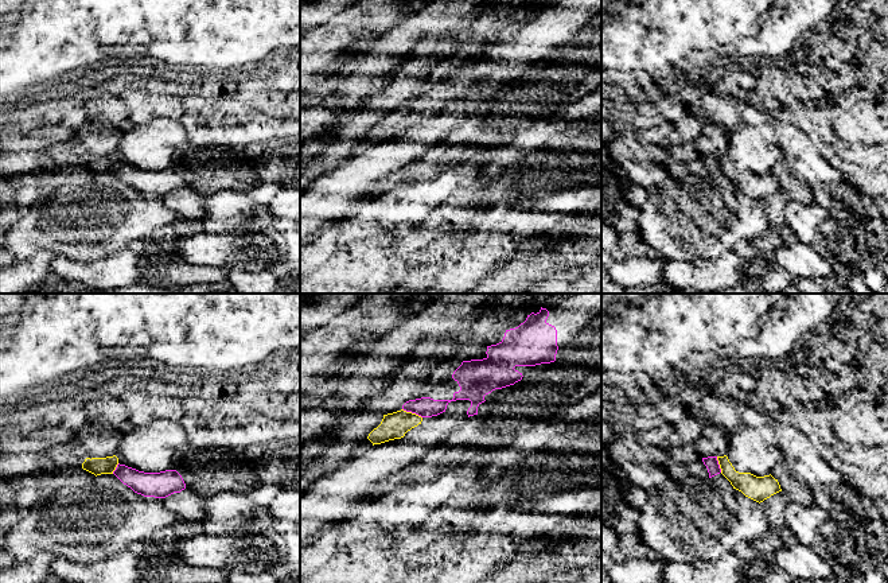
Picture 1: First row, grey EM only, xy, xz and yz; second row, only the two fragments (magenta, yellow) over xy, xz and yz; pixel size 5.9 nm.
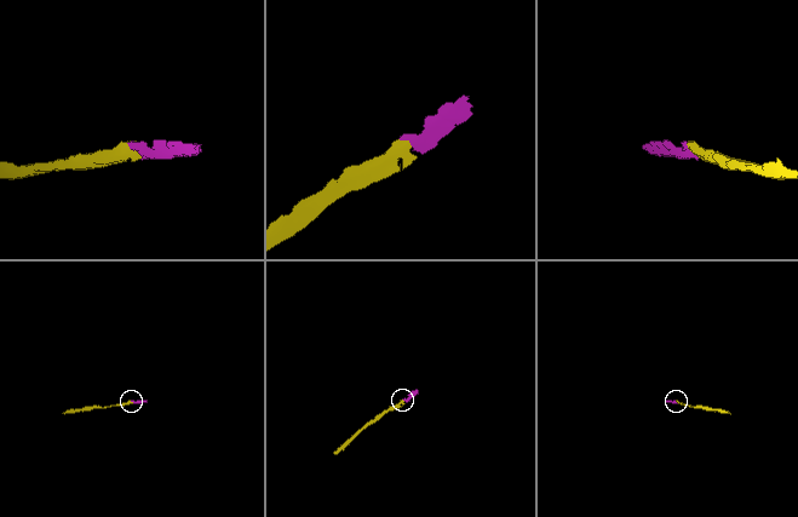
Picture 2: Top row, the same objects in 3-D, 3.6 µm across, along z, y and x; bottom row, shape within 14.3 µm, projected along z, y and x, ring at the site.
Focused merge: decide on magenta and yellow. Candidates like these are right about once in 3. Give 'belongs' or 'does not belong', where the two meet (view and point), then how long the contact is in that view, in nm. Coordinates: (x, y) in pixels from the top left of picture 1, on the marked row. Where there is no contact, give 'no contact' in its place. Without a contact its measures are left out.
belongs; contact xz (412, 412); length 130 nm

